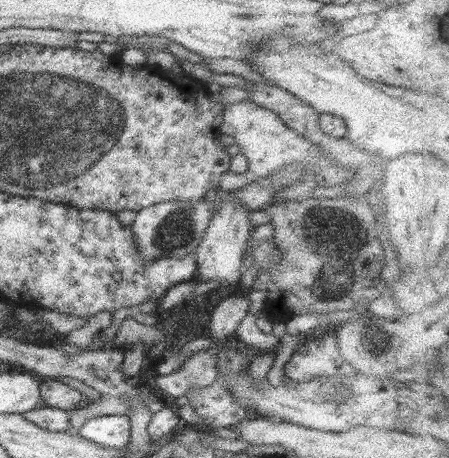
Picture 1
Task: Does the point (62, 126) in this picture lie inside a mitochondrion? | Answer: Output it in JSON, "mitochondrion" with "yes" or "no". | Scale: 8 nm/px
{"mitochondrion":"yes"}

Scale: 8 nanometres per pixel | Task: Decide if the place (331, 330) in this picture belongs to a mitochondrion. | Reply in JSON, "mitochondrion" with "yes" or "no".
{"mitochondrion":"no"}

